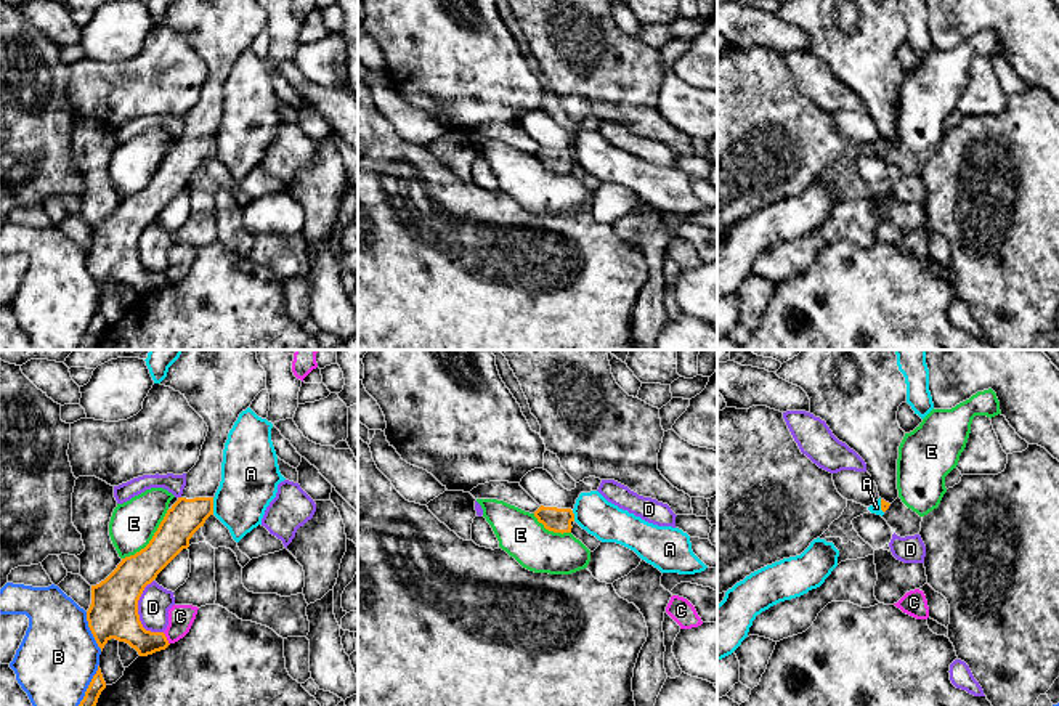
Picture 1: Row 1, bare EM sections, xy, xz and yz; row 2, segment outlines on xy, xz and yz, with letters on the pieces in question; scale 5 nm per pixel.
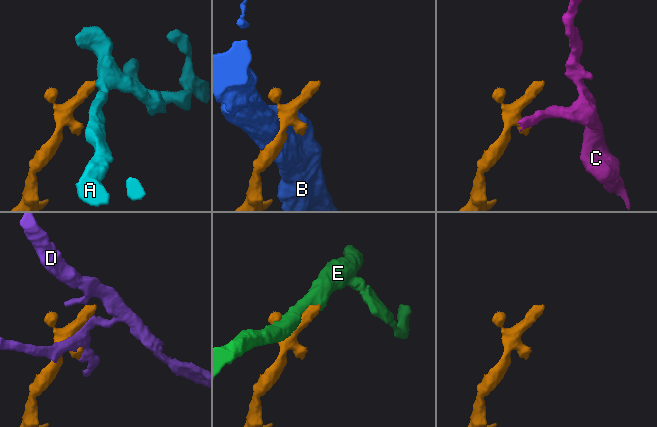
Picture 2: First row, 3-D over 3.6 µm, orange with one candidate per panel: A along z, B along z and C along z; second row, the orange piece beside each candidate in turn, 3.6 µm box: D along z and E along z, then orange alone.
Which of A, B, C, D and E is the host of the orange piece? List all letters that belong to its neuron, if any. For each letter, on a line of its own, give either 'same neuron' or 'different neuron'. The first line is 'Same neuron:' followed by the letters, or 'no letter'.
Same neuron: no letter
A: different neuron
B: different neuron
C: different neuron
D: different neuron
E: different neuron

